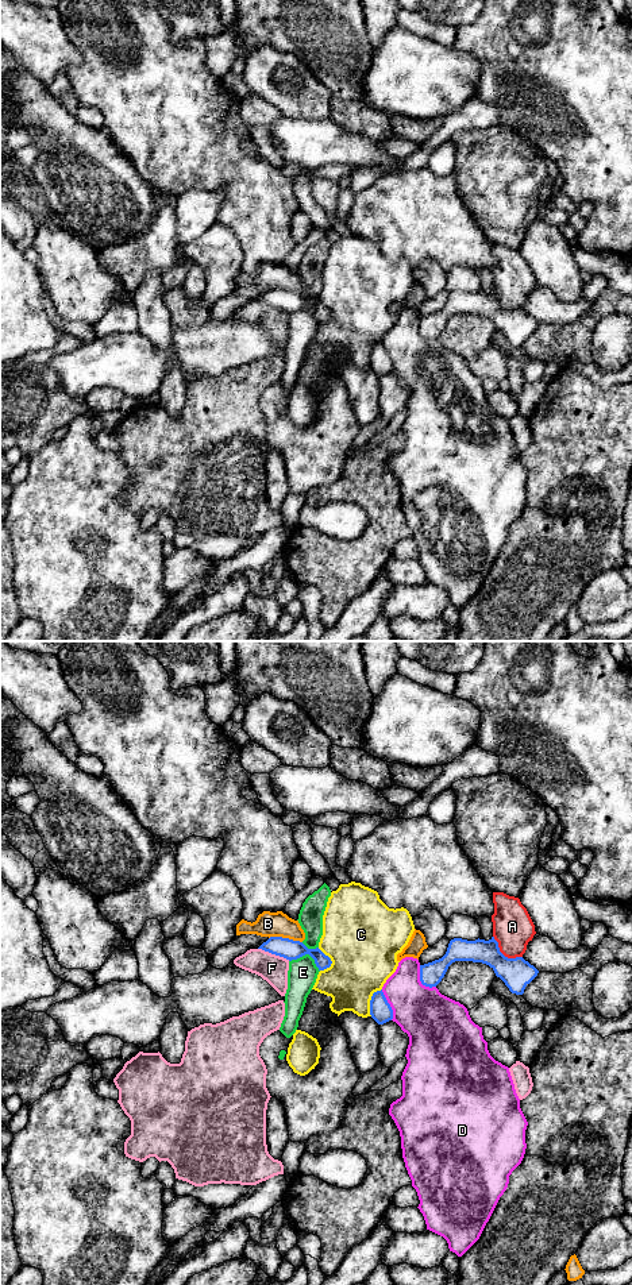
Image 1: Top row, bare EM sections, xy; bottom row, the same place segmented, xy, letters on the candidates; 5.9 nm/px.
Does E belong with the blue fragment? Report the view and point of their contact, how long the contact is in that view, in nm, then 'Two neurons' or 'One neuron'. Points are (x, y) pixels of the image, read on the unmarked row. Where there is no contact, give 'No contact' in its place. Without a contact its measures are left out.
Touches blue at xy (307, 305). Shared border 200 nm. Two neurons

